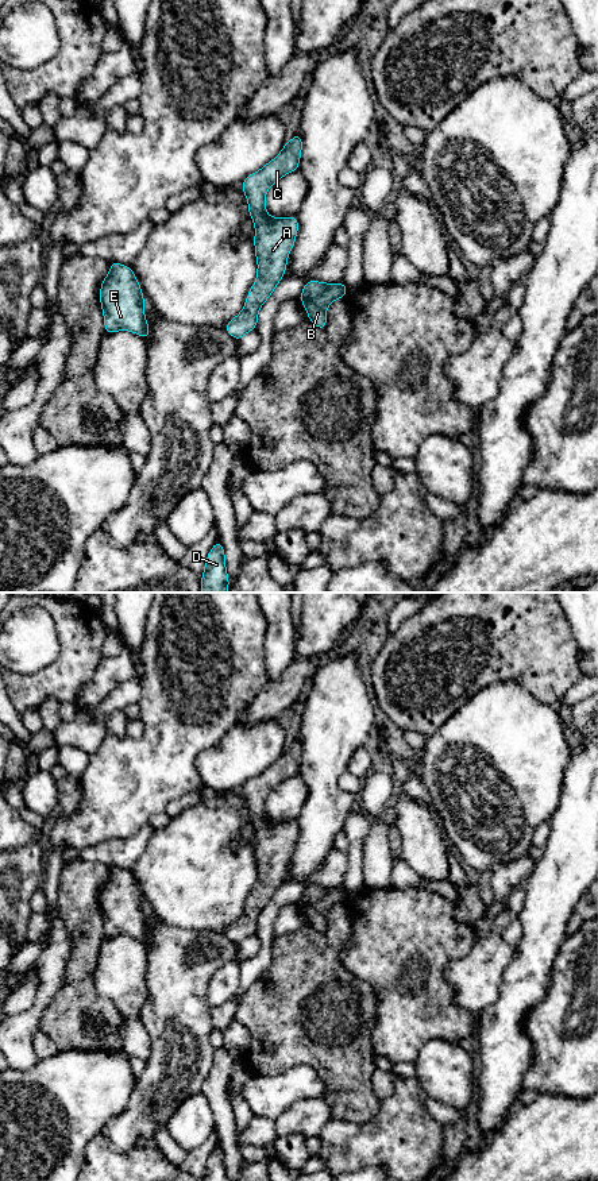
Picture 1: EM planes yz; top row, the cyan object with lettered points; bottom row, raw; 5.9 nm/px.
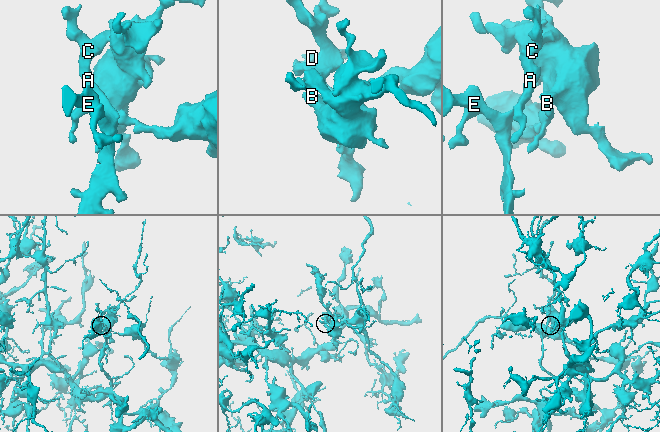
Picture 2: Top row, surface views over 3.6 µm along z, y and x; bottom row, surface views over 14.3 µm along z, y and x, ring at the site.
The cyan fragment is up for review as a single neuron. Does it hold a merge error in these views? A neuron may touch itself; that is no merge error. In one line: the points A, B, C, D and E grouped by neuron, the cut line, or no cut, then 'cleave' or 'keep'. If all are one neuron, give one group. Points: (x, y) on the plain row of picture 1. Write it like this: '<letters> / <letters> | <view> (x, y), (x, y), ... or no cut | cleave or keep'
A C D E / B | yz (331, 888), (312, 903), (301, 900) | cleave

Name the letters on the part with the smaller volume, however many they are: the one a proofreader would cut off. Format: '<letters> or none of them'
B

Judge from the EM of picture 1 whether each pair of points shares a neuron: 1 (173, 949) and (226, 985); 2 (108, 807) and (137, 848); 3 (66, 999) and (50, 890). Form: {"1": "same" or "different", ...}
{"1": "different", "2": "different", "3": "different"}

